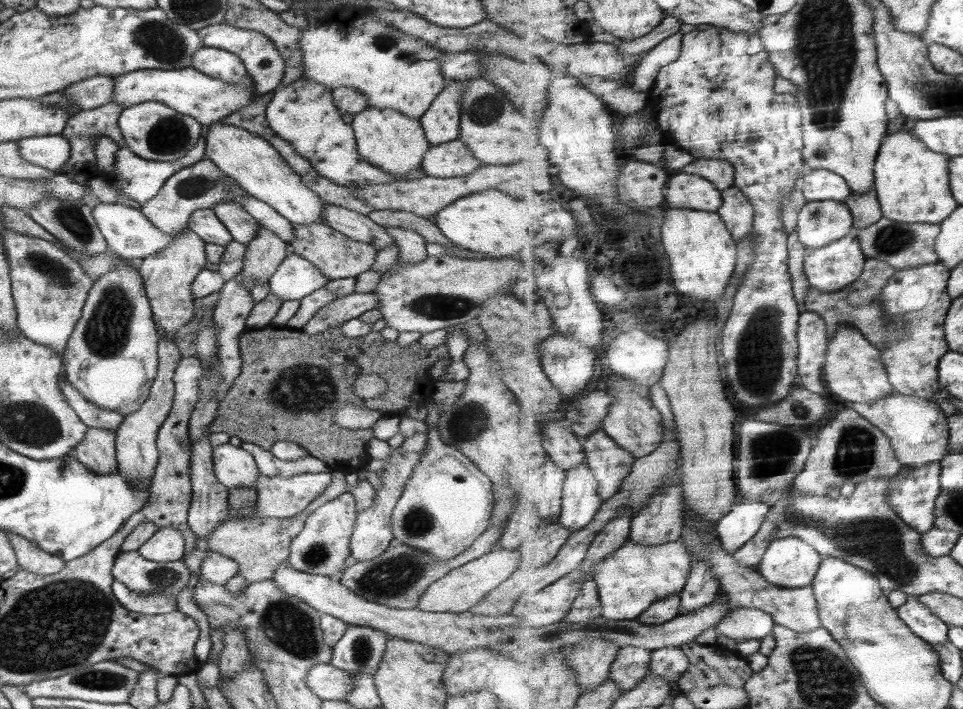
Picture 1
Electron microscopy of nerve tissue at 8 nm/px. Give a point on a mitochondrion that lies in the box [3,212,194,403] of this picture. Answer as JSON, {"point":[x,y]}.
{"point":[106,333]}

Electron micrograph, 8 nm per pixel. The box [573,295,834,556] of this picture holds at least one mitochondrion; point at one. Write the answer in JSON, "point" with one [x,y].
{"point":[763,333]}

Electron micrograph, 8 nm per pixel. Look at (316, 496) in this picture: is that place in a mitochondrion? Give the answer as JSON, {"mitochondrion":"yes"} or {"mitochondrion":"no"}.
{"mitochondrion":"no"}

